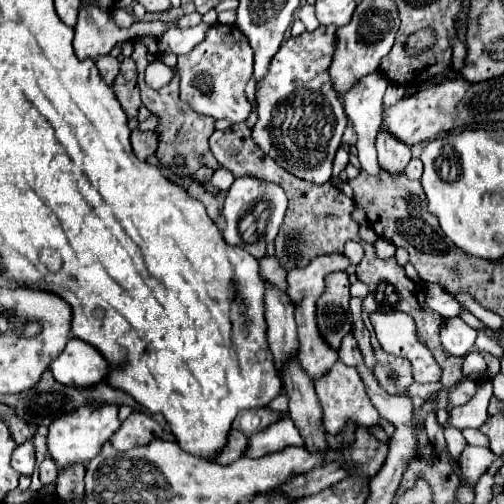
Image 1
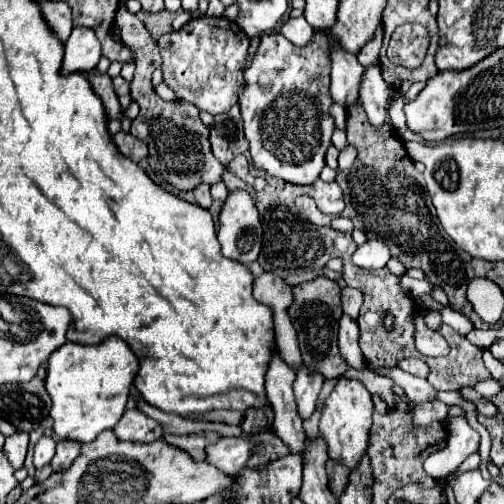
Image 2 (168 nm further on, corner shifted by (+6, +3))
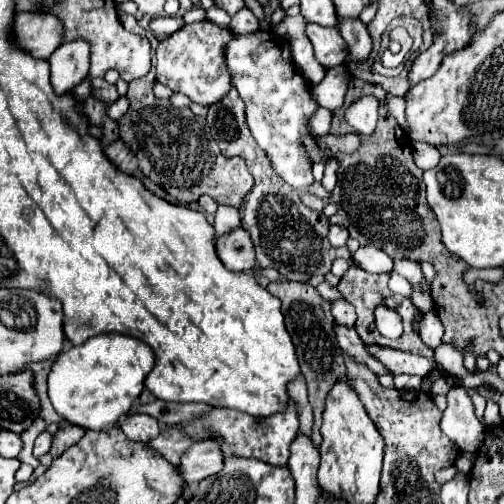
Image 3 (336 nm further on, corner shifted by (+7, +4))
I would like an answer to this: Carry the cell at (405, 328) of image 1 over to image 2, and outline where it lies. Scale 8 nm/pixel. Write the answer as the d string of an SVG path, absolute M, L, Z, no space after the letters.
M403 359L399 363L399 367L403 371L407 371L407 373L415 375L415 377L423 377L425 379L429 375L429 367L427 367L427 363L423 359Z

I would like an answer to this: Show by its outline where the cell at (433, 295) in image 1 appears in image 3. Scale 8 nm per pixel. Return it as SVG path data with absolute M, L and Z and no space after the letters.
M434 310L424 314L424 320L420 322L420 338L426 342L426 346L430 348L438 348L442 344L442 336L444 336L444 324L438 318L438 314Z

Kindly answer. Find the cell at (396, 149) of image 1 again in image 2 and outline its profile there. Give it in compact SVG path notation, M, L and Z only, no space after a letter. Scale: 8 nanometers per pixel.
M379 65L365 67L365 73L361 77L359 87L359 99L363 103L363 109L369 117L371 125L381 125L385 119L385 101L391 93L391 87L383 83L383 77L379 73Z

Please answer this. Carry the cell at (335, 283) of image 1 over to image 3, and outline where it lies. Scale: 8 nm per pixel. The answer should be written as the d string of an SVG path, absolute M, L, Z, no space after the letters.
M278 280L268 284L270 294L280 298L282 302L282 314L286 320L286 330L292 338L292 344L296 348L298 364L302 374L306 376L308 384L308 400L314 408L314 426L312 426L312 442L320 446L320 424L322 424L322 412L324 412L324 400L326 394L332 390L336 382L340 382L342 376L346 376L346 364L342 356L342 348L338 346L336 332L334 332L334 318L330 312L330 302L324 300L318 290L312 284L306 282L290 282L290 280Z

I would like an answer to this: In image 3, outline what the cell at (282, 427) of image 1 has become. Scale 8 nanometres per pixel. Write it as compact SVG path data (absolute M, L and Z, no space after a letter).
M208 438L202 442L194 442L188 448L188 454L184 454L184 460L180 460L180 468L182 468L184 478L190 484L194 484L206 476L220 472L224 466L222 460L224 460L224 454L222 454L218 442Z

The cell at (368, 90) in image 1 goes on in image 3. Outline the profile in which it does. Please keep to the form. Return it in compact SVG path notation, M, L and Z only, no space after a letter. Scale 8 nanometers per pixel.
M308 24L306 26L306 34L312 40L314 46L314 56L316 60L328 70L340 64L346 64L346 56L348 56L348 46L344 42L344 38L340 36L340 28L324 28L318 24Z

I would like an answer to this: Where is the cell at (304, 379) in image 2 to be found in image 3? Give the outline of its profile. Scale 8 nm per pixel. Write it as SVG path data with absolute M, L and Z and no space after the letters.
M290 400L280 414L272 414L266 418L254 418L250 414L234 412L228 408L214 408L212 414L208 414L208 418L196 418L196 422L188 422L184 430L194 440L204 440L206 430L220 434L222 436L220 448L224 456L256 458L274 466L284 466L288 462L288 442L292 442L292 438L298 434L298 426L300 426L298 406L294 400Z

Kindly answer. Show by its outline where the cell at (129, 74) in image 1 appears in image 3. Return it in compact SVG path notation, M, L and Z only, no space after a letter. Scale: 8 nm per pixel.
M92 78L92 94L98 96L100 100L108 102L108 104L112 104L112 102L116 102L120 98L116 86L106 82L104 78Z

